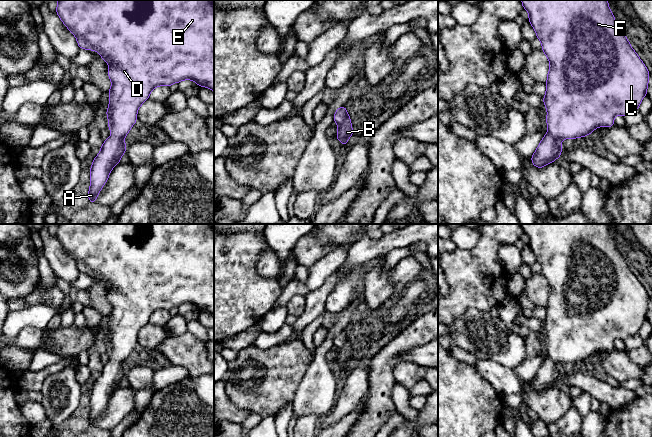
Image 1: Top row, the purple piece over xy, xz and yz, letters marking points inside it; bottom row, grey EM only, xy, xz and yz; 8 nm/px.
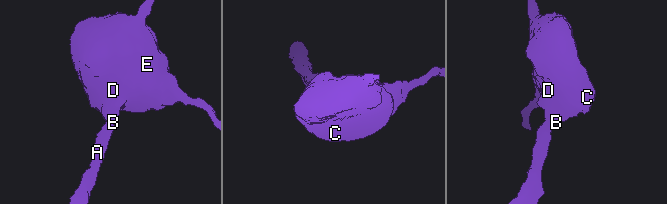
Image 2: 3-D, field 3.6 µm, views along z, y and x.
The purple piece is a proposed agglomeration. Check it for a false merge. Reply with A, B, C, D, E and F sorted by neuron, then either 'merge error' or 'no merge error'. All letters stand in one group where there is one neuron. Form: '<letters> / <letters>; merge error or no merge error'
A B C D E F; no merge error

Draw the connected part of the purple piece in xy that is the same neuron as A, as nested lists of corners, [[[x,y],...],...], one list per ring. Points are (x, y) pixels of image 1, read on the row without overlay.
[[[57,224],[56,237],[61,245],[75,259],[80,273],[94,274],[102,280],[102,284],[109,288],[108,300],[111,304],[109,317],[109,332],[105,335],[108,341],[108,351],[111,360],[103,366],[99,378],[93,383],[90,392],[90,412],[88,416],[89,427],[96,427],[96,422],[102,411],[107,406],[108,401],[115,389],[117,389],[122,379],[126,375],[127,369],[124,366],[132,350],[137,345],[139,331],[149,323],[151,315],[157,310],[170,311],[173,307],[182,304],[193,304],[199,311],[207,311],[214,316],[214,224]]]

